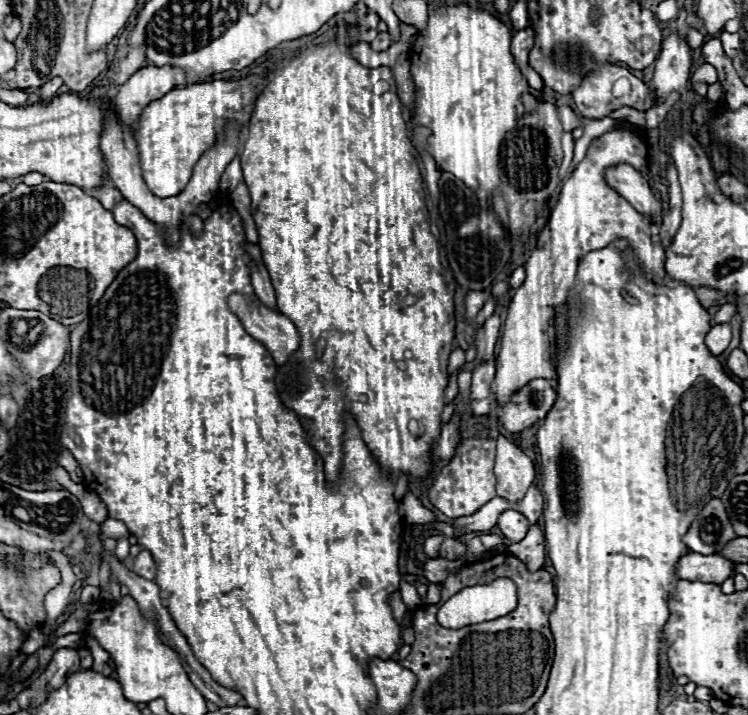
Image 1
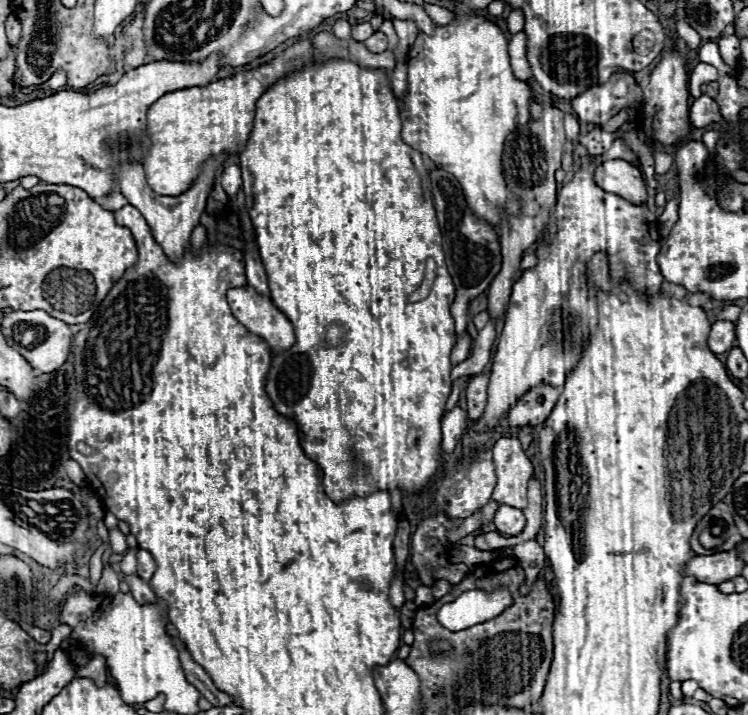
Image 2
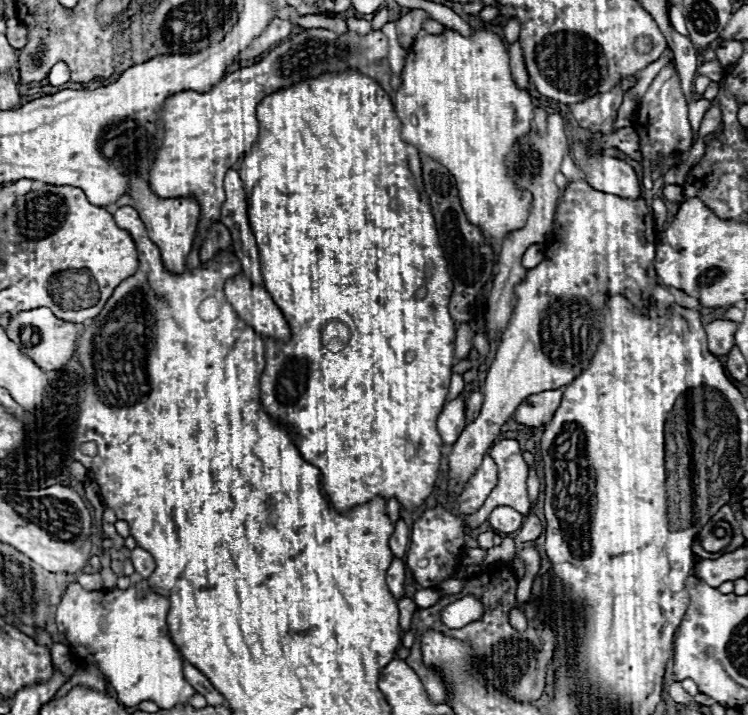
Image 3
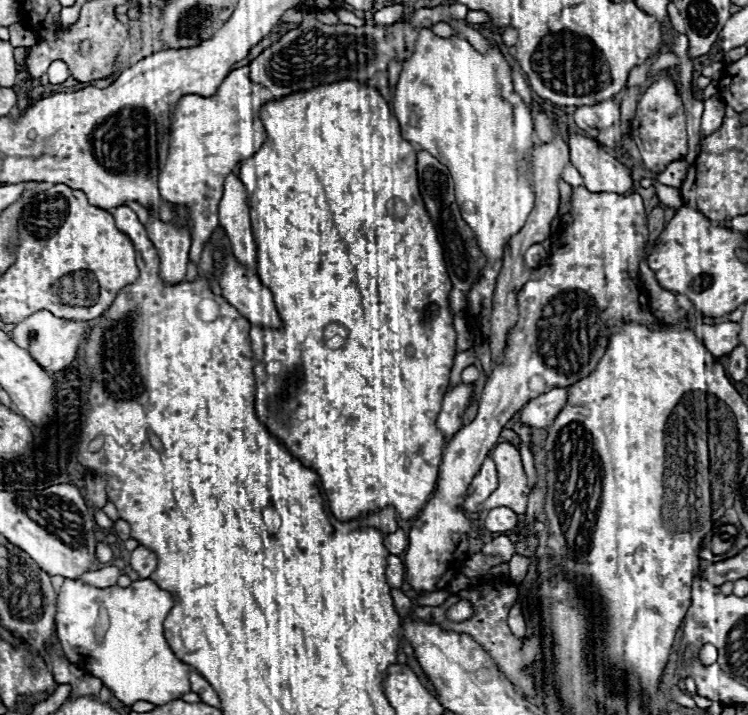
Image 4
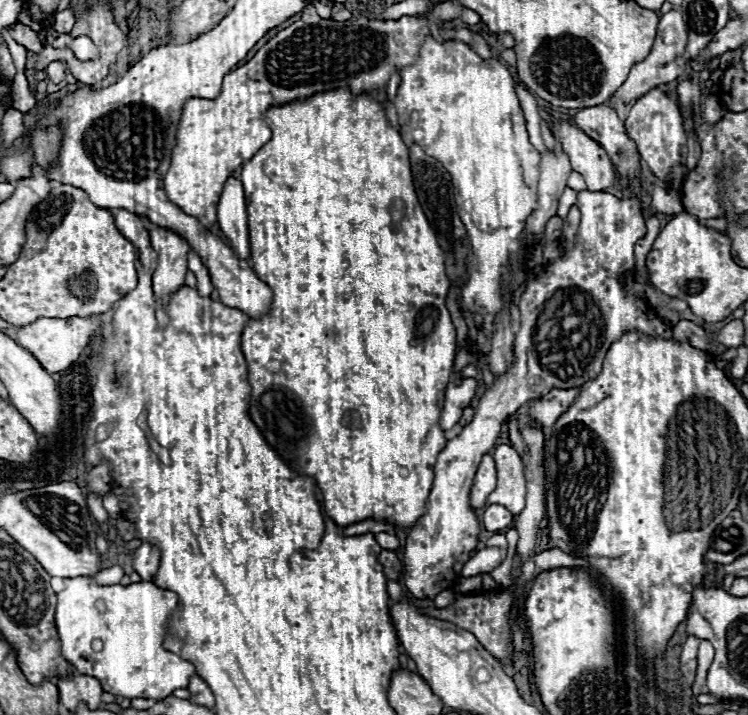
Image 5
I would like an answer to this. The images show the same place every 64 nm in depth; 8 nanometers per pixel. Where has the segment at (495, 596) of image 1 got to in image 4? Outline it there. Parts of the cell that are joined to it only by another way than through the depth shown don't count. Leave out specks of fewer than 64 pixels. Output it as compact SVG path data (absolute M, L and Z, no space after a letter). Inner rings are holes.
M460 600L460 602L456 602L454 606L450 606L450 610L446 612L446 618L448 618L450 622L456 622L456 624L460 624L460 622L468 620L472 614L474 614L474 608L472 608L472 604L470 604L468 600Z

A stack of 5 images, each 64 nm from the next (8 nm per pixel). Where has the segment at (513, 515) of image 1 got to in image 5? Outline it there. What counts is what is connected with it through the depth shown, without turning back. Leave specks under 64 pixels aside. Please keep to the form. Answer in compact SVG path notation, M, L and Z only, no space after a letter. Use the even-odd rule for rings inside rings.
M492 504L492 506L486 508L482 520L484 520L484 528L486 528L486 530L490 530L490 532L498 532L498 530L510 528L512 522L514 522L514 516L512 516L504 506Z

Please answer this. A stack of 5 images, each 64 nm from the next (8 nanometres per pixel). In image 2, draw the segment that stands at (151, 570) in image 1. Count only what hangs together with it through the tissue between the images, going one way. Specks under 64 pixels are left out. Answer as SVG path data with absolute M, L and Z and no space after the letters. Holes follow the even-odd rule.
M140 548L136 552L136 558L138 558L138 570L136 570L136 574L142 576L142 580L148 582L152 578L152 574L156 572L156 562L154 562L154 558L152 558L150 552L140 550Z

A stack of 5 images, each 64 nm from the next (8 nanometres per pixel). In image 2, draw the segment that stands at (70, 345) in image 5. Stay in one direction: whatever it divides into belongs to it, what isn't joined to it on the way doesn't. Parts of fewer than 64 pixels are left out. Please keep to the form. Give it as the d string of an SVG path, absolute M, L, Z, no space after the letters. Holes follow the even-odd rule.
M12 310L8 314L4 314L2 318L2 334L8 338L10 346L16 348L32 366L34 374L50 374L54 370L58 370L70 354L70 342L72 342L72 332L70 326L64 324L62 320L52 318L48 312L42 310ZM26 330L34 330L34 344L22 344L22 336Z

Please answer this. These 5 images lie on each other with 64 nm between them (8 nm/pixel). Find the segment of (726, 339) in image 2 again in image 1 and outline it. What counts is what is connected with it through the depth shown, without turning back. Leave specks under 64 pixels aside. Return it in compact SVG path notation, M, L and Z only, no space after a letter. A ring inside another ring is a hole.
M716 324L706 334L706 346L710 348L710 352L714 356L722 354L728 348L730 340L732 340L732 328L730 328L730 324Z

